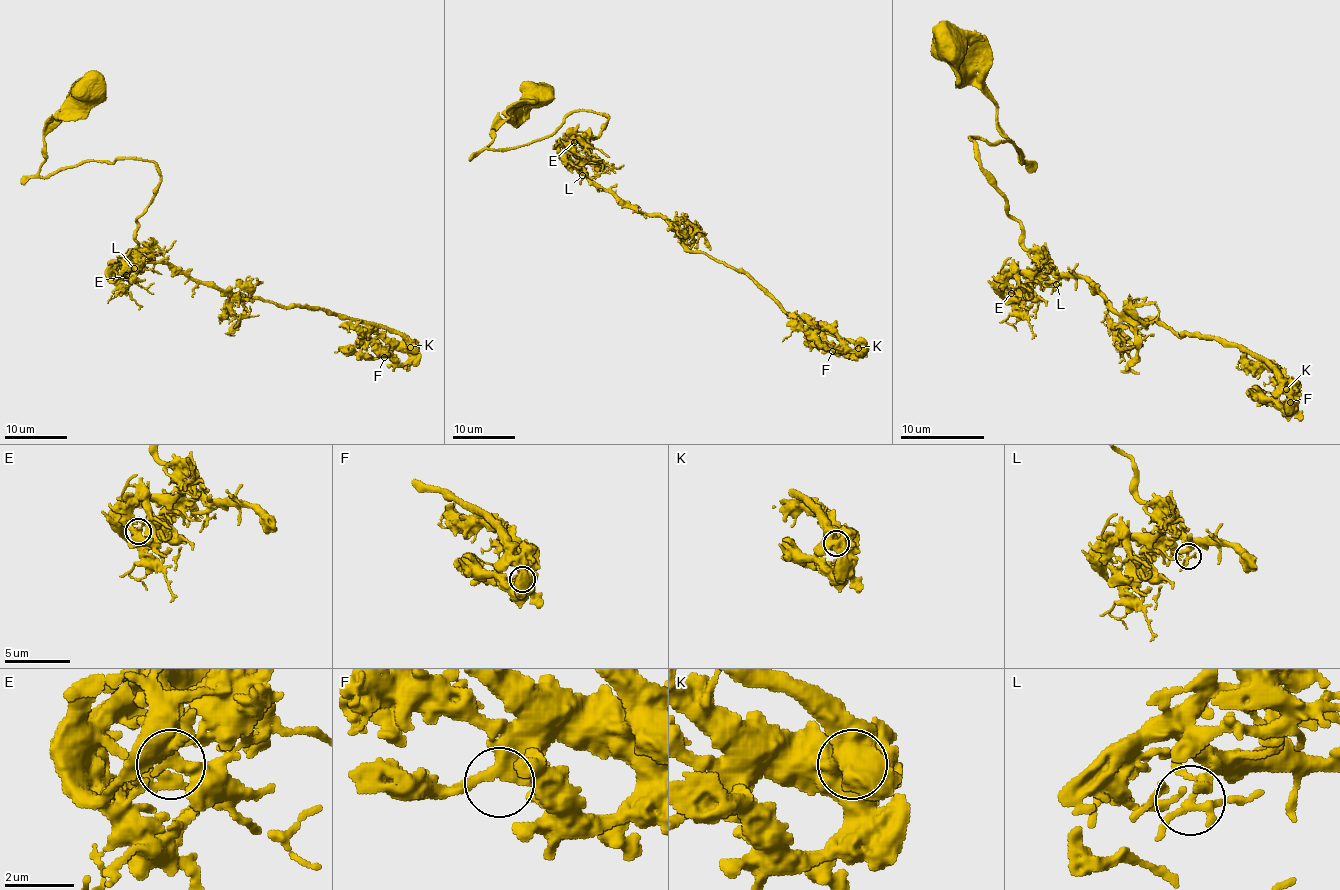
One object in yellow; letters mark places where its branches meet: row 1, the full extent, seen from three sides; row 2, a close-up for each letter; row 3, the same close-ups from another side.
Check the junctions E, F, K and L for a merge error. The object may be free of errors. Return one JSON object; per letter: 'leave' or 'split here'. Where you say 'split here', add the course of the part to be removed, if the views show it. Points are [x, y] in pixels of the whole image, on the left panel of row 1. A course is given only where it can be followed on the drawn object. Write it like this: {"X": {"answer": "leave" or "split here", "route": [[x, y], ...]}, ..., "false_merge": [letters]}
{"E": {"answer": "leave"}, "F": {"answer": "leave"}, "K": {"answer": "leave"}, "L": {"answer": "leave"}, "false_merge": []}

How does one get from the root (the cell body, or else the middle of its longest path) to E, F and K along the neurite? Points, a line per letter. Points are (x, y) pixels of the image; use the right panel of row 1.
E: (948, 42), (1022, 155), (1009, 140), (969, 138), (1038, 262), (1003, 281), (1011, 293)
F: (948, 42), (1022, 155), (1009, 140), (969, 138), (1022, 243), (1120, 314), (1250, 352), (1290, 402)
K: (948, 42), (1022, 155), (1009, 140), (969, 138), (1022, 243), (1120, 314), (1252, 352), (1286, 390)

